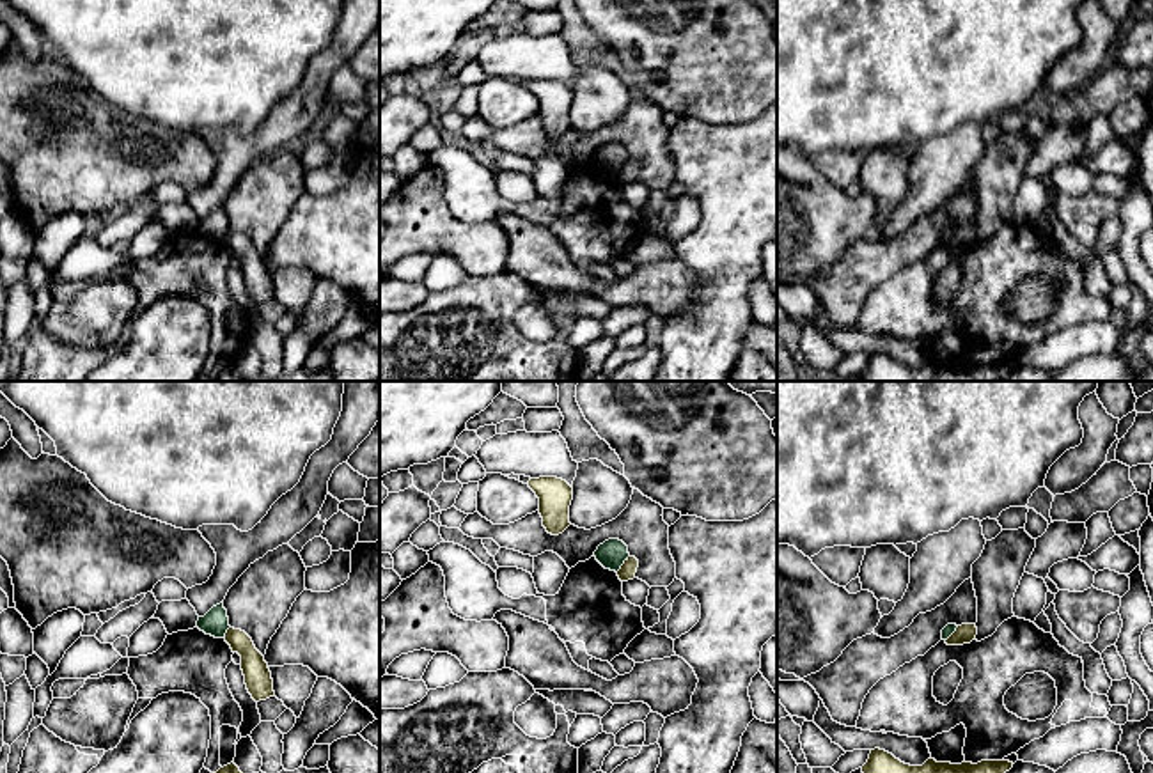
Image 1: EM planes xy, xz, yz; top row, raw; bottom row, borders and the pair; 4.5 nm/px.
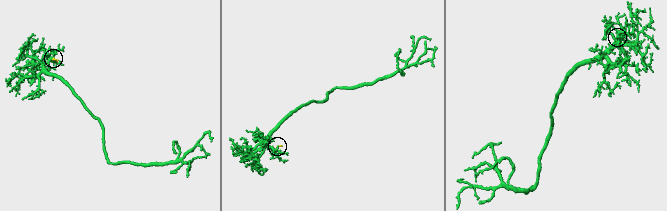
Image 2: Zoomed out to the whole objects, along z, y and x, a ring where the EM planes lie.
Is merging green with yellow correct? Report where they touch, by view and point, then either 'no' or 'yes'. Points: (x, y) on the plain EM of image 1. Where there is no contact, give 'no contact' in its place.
contact xz (623, 165); no

